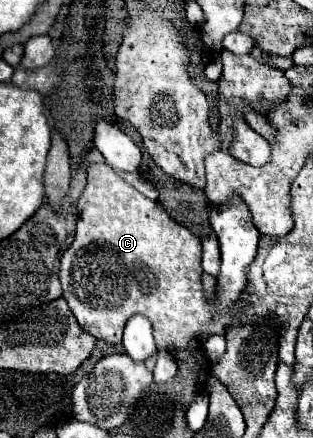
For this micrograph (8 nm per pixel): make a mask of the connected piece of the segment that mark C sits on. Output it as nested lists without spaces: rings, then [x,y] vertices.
[[[95,163],[87,169],[87,187],[81,193],[77,207],[77,231],[73,243],[61,257],[59,279],[63,285],[63,297],[83,331],[105,343],[121,343],[121,333],[129,317],[145,315],[153,325],[159,349],[171,345],[185,349],[189,341],[201,333],[215,335],[225,333],[231,327],[231,319],[237,309],[235,305],[221,317],[217,313],[217,303],[205,303],[201,282],[201,241],[189,229],[177,225],[161,203],[147,199],[107,163]]]

